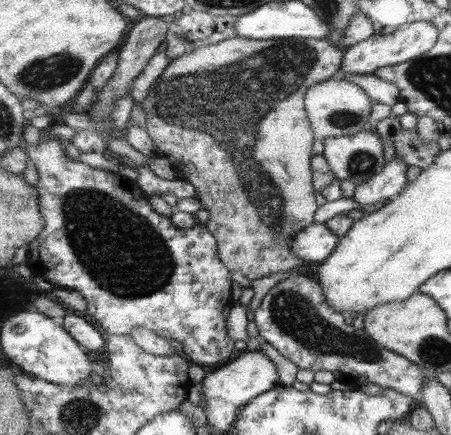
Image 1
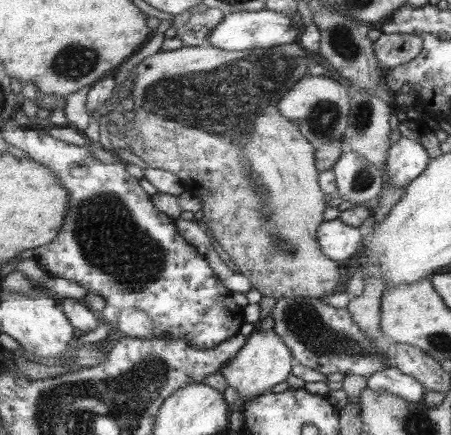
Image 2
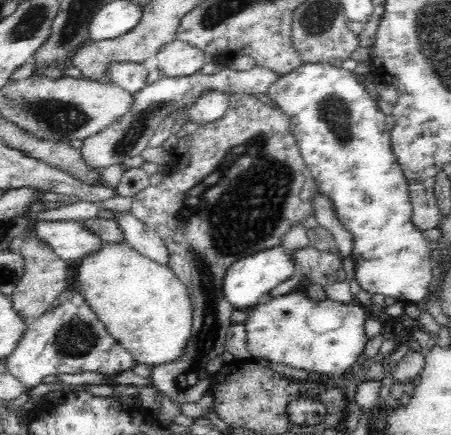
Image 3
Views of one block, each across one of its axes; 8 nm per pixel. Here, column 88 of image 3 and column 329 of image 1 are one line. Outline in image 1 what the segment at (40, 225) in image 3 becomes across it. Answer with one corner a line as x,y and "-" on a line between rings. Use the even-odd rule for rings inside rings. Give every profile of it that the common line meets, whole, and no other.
311,224
307,230
297,232
297,238
293,240
293,254
303,262
323,264
333,256
339,242
341,236
337,236
327,224

